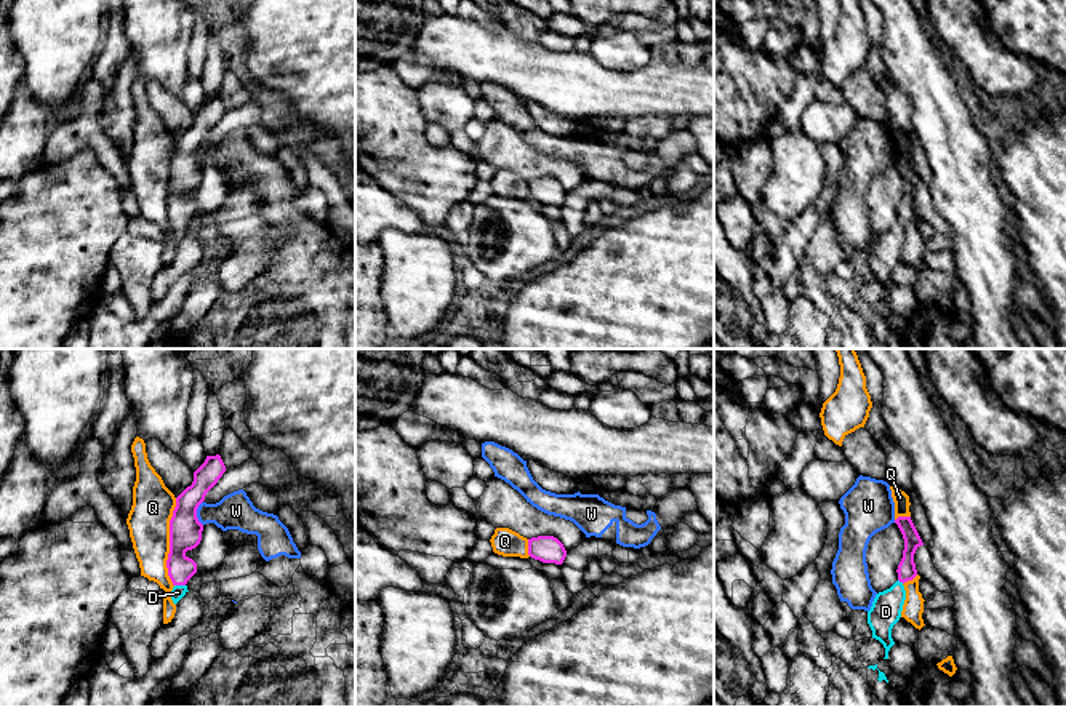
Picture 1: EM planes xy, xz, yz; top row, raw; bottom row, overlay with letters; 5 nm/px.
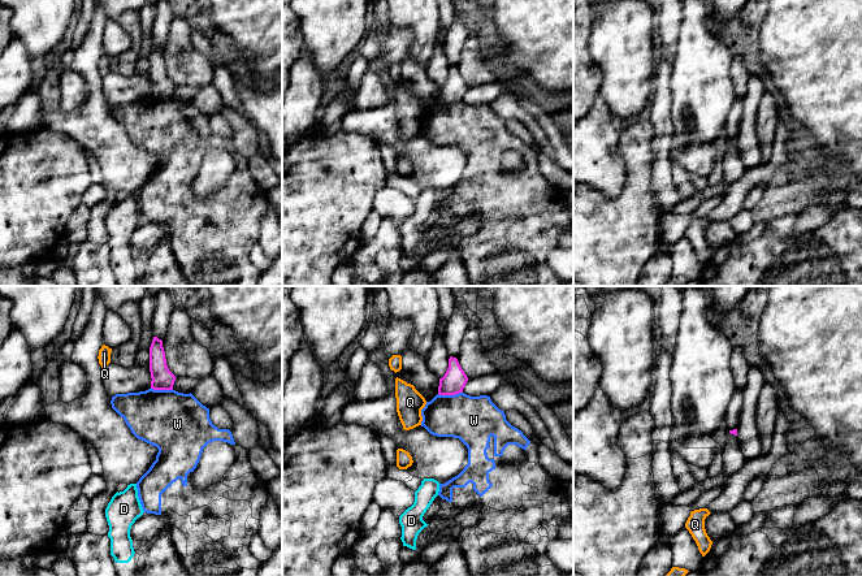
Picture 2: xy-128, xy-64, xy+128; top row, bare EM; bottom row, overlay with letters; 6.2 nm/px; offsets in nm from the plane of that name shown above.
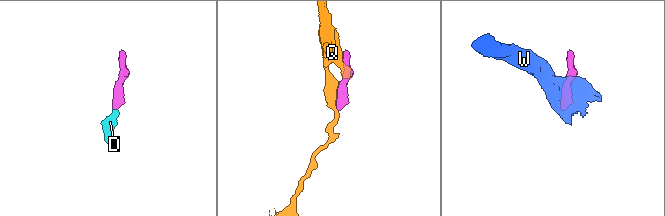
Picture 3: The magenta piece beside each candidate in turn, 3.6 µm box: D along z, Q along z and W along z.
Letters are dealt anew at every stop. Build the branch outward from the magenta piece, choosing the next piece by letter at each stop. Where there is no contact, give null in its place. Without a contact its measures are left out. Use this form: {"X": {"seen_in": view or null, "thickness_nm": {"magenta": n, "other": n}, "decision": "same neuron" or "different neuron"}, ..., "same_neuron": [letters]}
{"D": {"seen_in": "xy", "thickness_nm": {"magenta": 160, "other": 70}, "decision": "same neuron"}, "Q": {"seen_in": "xy", "thickness_nm": {"magenta": 160, "other": 220}, "decision": "different neuron"}, "W": {"seen_in": "xy", "thickness_nm": {"magenta": 160, "other": 180}, "decision": "different neuron"}, "same_neuron": ["D"]}

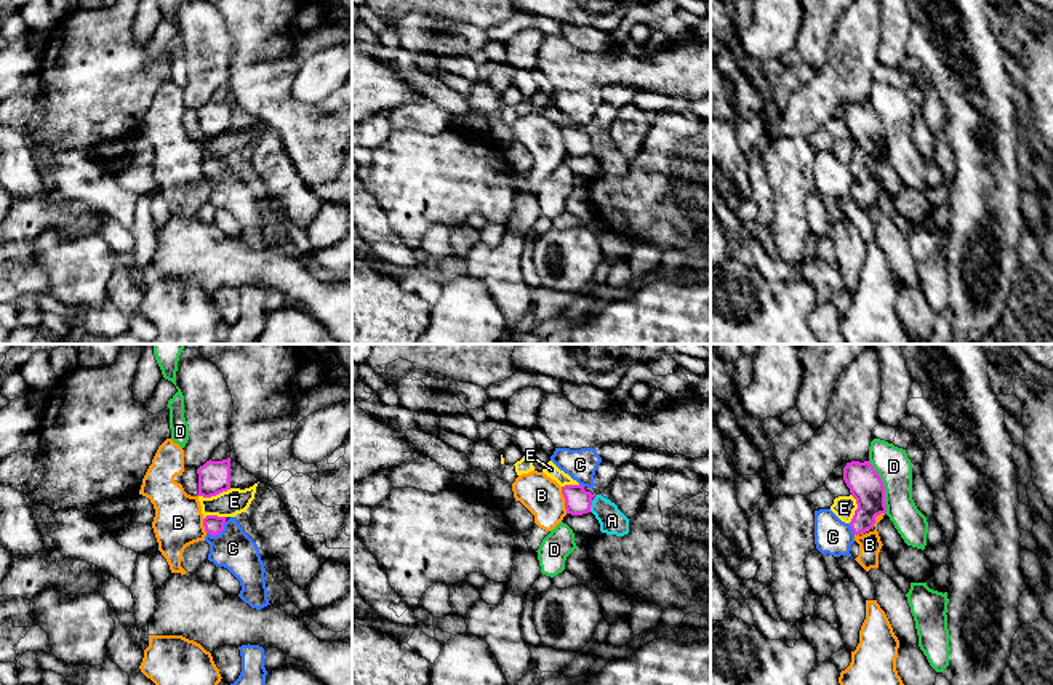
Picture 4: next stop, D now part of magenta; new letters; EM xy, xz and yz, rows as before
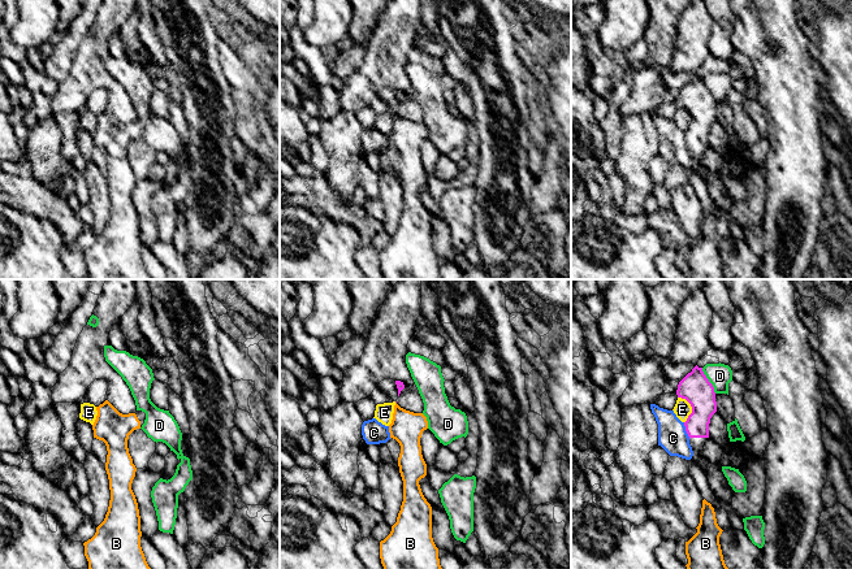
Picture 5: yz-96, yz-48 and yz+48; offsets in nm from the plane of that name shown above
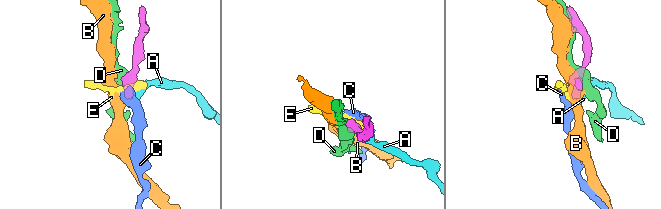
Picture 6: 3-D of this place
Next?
{"A": {"seen_in": "xz", "thickness_nm": {"magenta": 140, "other": 130}, "decision": "different neuron"}, "B": {"seen_in": "xz", "thickness_nm": {"magenta": 140, "other": 200}, "decision": "different neuron"}, "C": {"seen_in": "xy", "thickness_nm": {"magenta": 90, "other": 200}, "decision": "different neuron"}, "D": {"seen_in": "yz", "thickness_nm": {"magenta": 170, "other": 170}, "decision": "different neuron"}, "E": {"seen_in": "xy", "thickness_nm": {"magenta": 160, "other": 130}, "decision": "different neuron"}, "same_neuron": []}

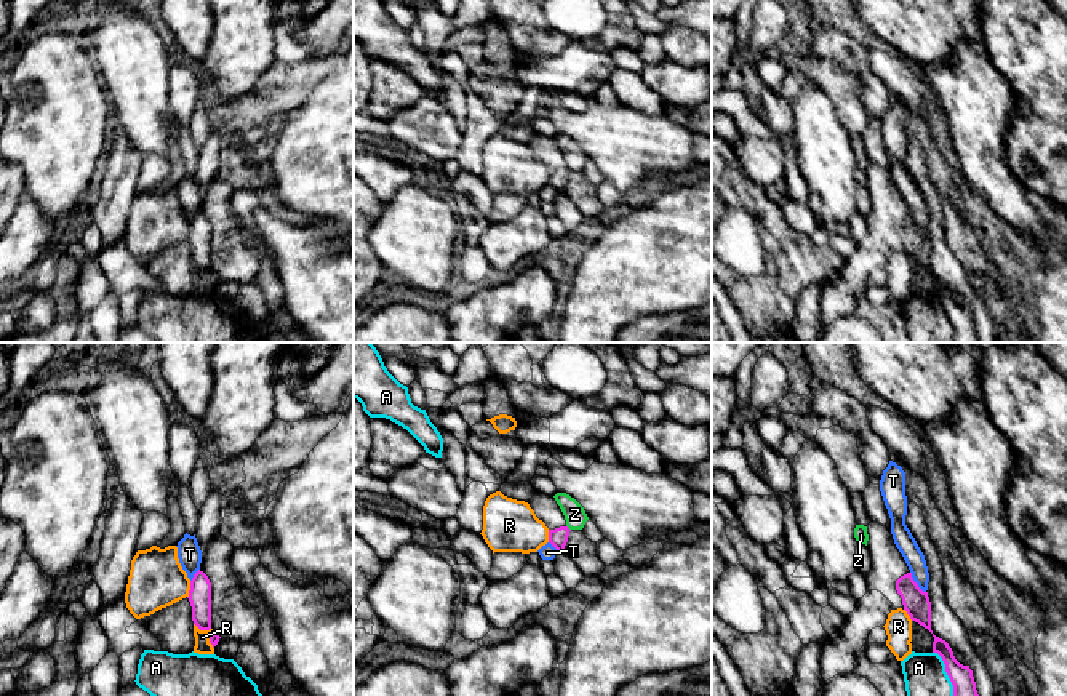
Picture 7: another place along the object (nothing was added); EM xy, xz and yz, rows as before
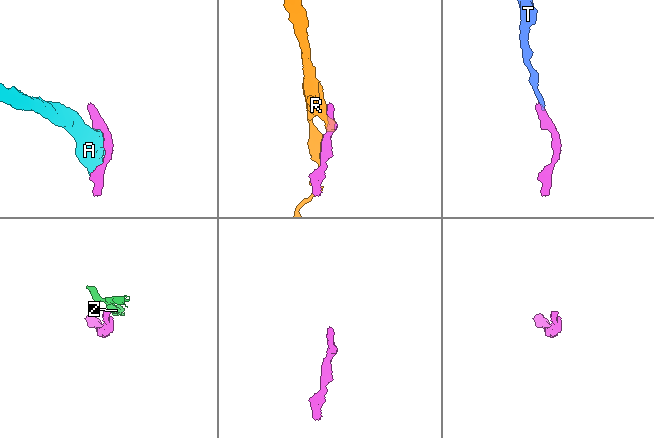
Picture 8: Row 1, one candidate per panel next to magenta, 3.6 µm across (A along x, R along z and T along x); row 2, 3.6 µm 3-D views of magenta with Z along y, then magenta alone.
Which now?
{"A": {"seen_in": "yz", "thickness_nm": {"magenta": 120, "other": 220}, "decision": "different neuron"}, "R": {"seen_in": "xy", "thickness_nm": {"magenta": 110, "other": 80}, "decision": "different neuron"}, "T": {"seen_in": "yz", "thickness_nm": {"magenta": 130, "other": 100}, "decision": "different neuron"}, "Z": {"seen_in": "xz", "thickness_nm": {"magenta": 90, "other": 110}, "decision": "different neuron"}, "same_neuron": []}

